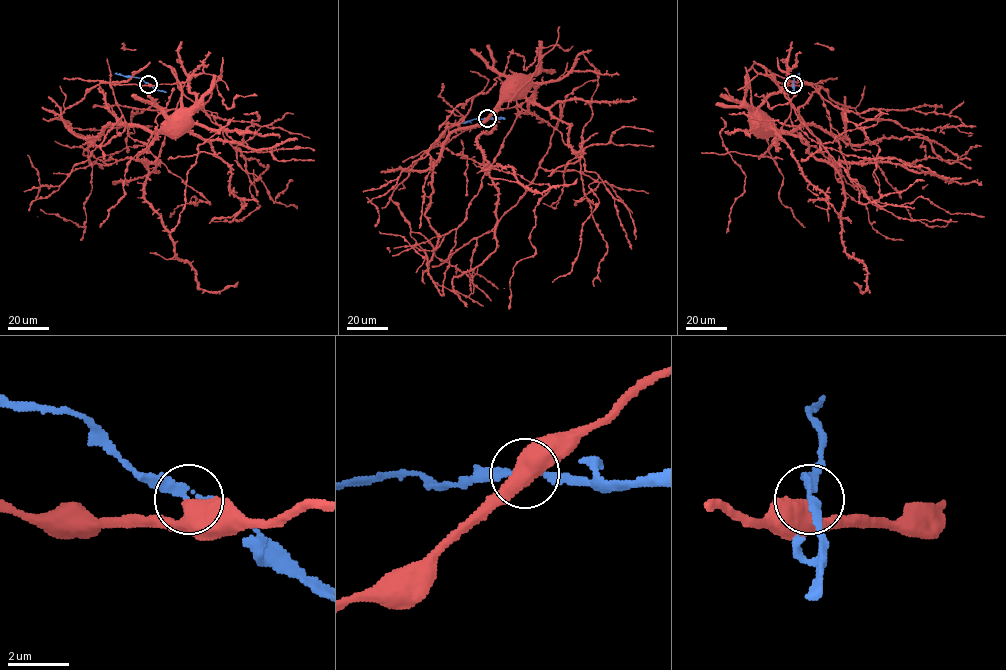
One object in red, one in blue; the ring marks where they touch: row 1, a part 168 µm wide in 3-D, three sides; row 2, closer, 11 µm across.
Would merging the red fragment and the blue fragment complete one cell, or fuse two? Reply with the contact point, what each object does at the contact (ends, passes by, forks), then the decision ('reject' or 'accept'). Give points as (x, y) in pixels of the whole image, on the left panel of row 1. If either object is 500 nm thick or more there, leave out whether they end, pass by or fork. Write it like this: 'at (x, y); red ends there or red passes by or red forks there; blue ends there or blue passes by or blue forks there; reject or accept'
at (148, 84); red passes by; blue passes by; reject

